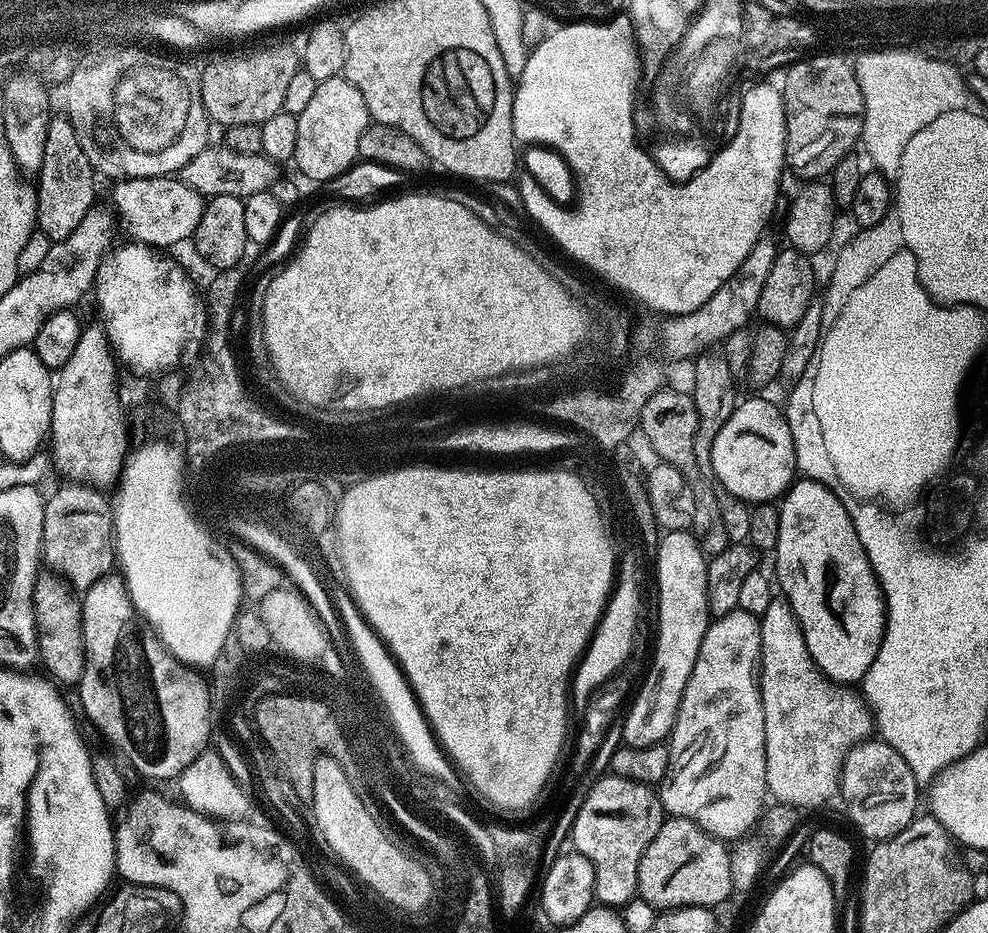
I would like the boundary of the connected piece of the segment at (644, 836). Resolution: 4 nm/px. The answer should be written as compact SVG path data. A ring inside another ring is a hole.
M604 774L591 785L588 793L583 793L583 800L577 817L574 818L570 835L570 844L575 851L584 855L594 866L596 875L595 899L601 905L613 910L623 909L632 903L637 895L638 864L642 862L642 856L646 854L646 846L654 842L654 834L664 824L666 813L655 787L647 784L639 784L630 778Z

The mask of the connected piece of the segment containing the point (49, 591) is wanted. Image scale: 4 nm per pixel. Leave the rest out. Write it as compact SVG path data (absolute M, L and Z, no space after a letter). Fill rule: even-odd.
M40 574L36 577L34 610L36 611L39 663L41 665L44 663L45 670L49 672L47 675L57 685L79 685L84 669L84 635L80 600L58 576Z

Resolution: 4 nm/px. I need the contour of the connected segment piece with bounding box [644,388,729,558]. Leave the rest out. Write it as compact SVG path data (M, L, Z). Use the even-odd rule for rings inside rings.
M669 388L663 396L656 396L656 399L648 404L647 412L644 412L644 424L648 429L648 435L652 438L651 445L657 451L658 460L678 469L694 490L696 505L694 506L694 522L690 529L692 536L698 542L705 557L711 558L722 554L722 550L726 550L729 546L728 535L726 526L722 526L722 514L713 485L711 483L708 485L706 481L700 480L704 478L702 478L700 467L694 458L698 410L694 406L691 395L678 388Z

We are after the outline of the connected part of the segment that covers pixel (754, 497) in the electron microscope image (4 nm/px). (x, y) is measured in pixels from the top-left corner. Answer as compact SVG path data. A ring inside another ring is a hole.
M752 396L749 400L741 399L736 408L726 418L726 426L718 430L718 438L714 438L712 447L712 471L716 476L715 483L723 491L734 494L739 500L755 506L765 502L775 501L783 497L784 493L792 487L798 476L796 466L797 437L790 430L788 418L783 407L780 408L772 400L763 400L760 396Z

